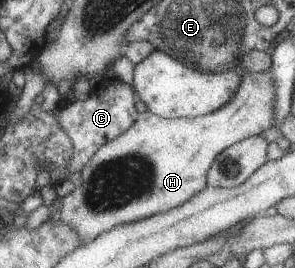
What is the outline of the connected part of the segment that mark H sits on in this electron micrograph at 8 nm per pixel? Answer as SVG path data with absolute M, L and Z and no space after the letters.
M269 70L264 73L254 73L253 75L244 74L241 78L239 88L236 90L236 93L233 95L233 98L222 106L219 110L215 112L198 116L195 118L176 118L176 119L162 119L154 114L151 114L149 111L139 113L137 118L132 122L132 125L119 136L116 136L113 140L102 144L94 155L90 158L90 161L81 169L82 184L76 186L72 192L66 194L64 198L56 197L56 200L48 206L49 216L48 220L50 221L61 221L62 225L68 226L72 231L75 231L77 238L82 243L89 243L92 241L98 234L107 232L113 227L134 223L149 217L152 217L156 214L161 214L171 210L172 208L180 206L189 200L194 194L197 194L199 191L202 191L206 185L206 174L208 173L208 168L212 165L214 158L223 149L229 148L232 144L238 143L243 139L252 137L253 135L260 135L263 130L268 129L273 124L273 85L271 84L271 73Z

